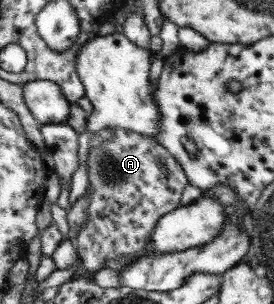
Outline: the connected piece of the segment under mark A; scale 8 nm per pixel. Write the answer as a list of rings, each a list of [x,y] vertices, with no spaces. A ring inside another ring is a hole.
[[[121,128],[115,129],[113,138],[105,137],[103,144],[90,148],[86,160],[89,181],[87,193],[91,195],[87,208],[89,218],[74,242],[78,254],[83,259],[83,270],[80,273],[95,277],[97,272],[106,267],[107,260],[127,262],[147,253],[150,238],[154,237],[159,220],[181,206],[179,201],[183,197],[183,191],[191,182],[183,169],[183,164],[179,163],[179,160],[159,141]]]

